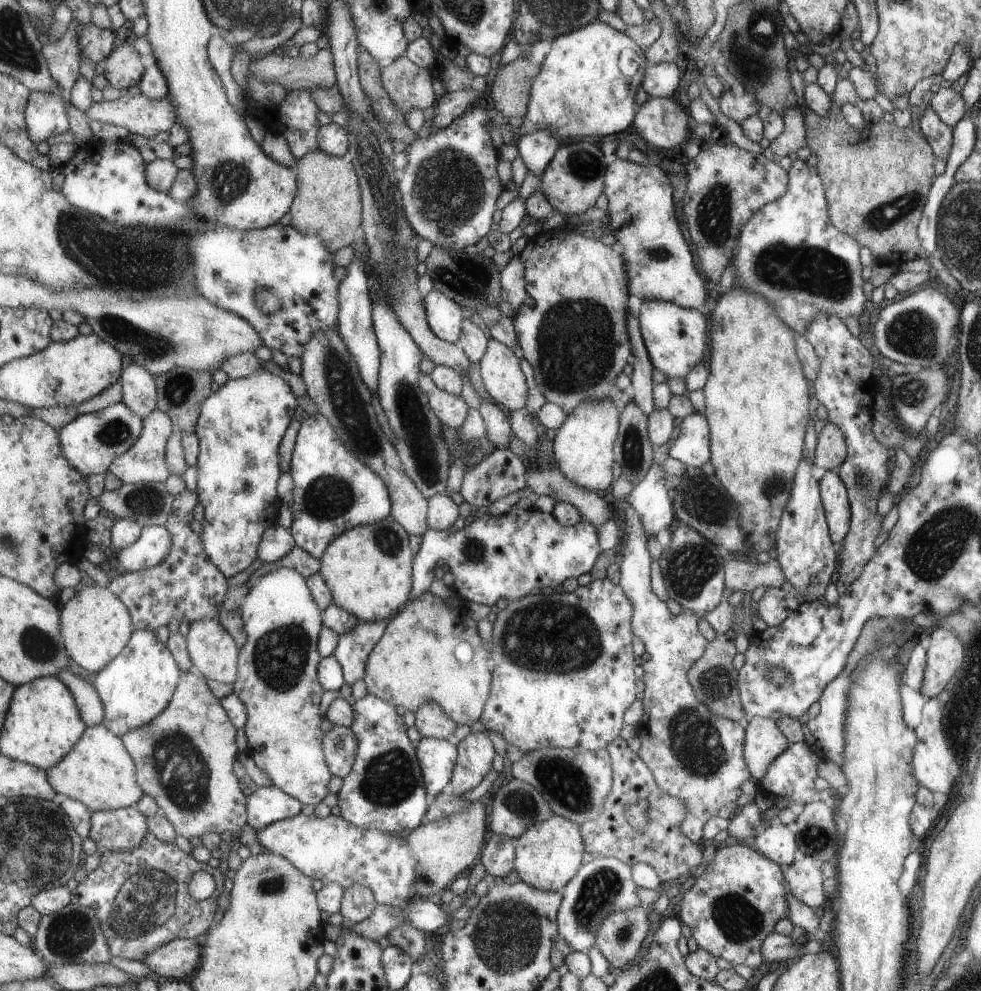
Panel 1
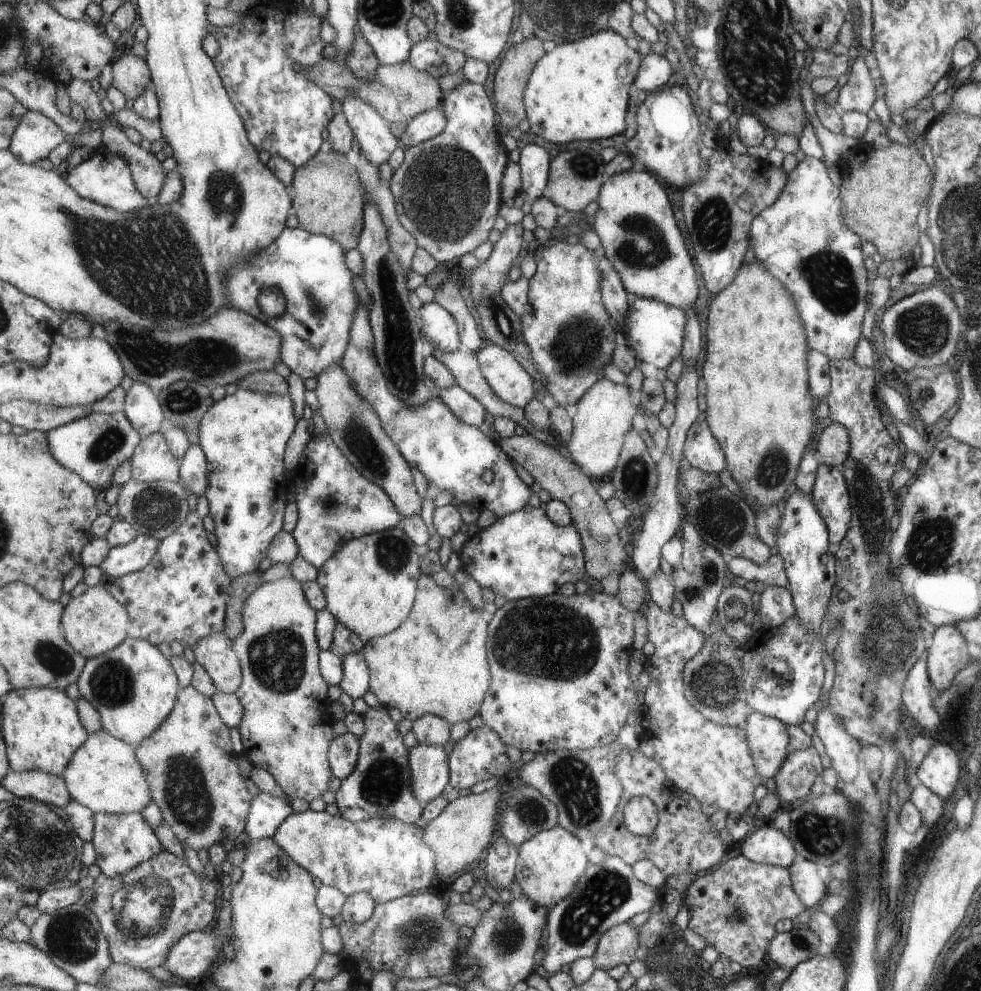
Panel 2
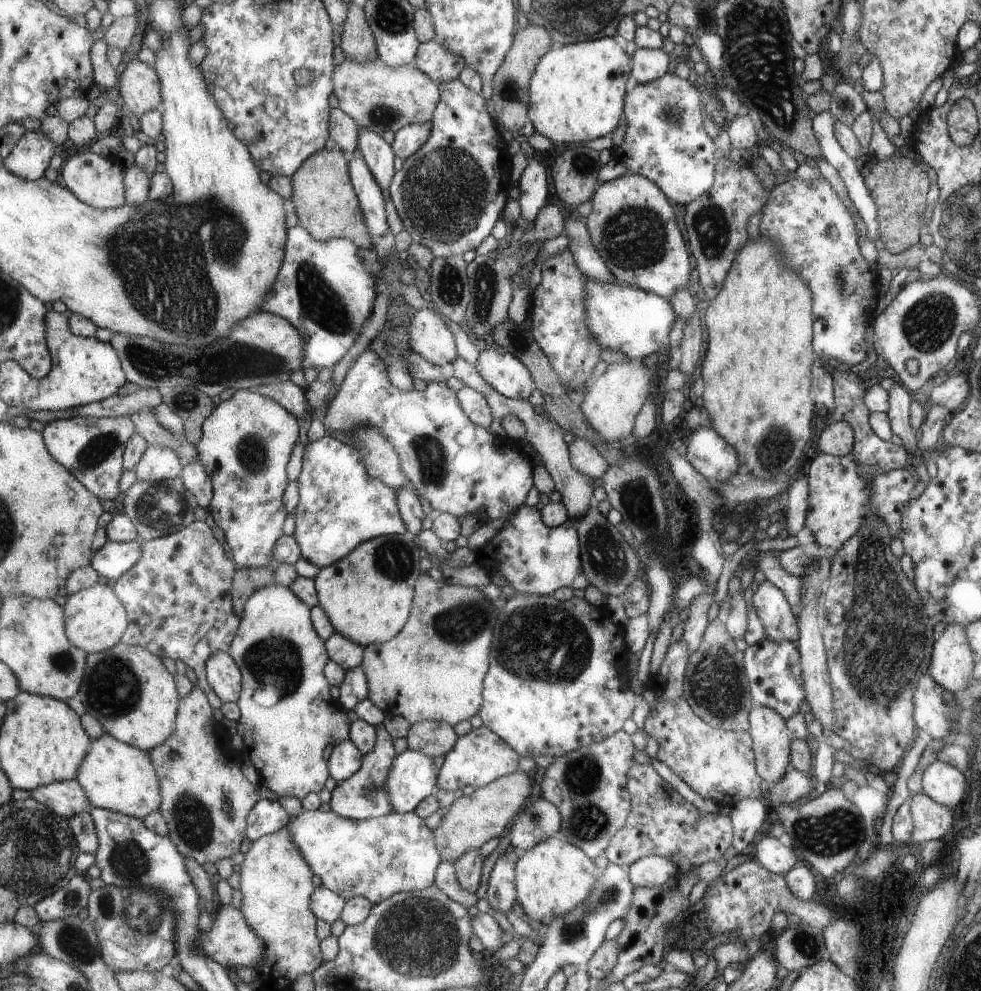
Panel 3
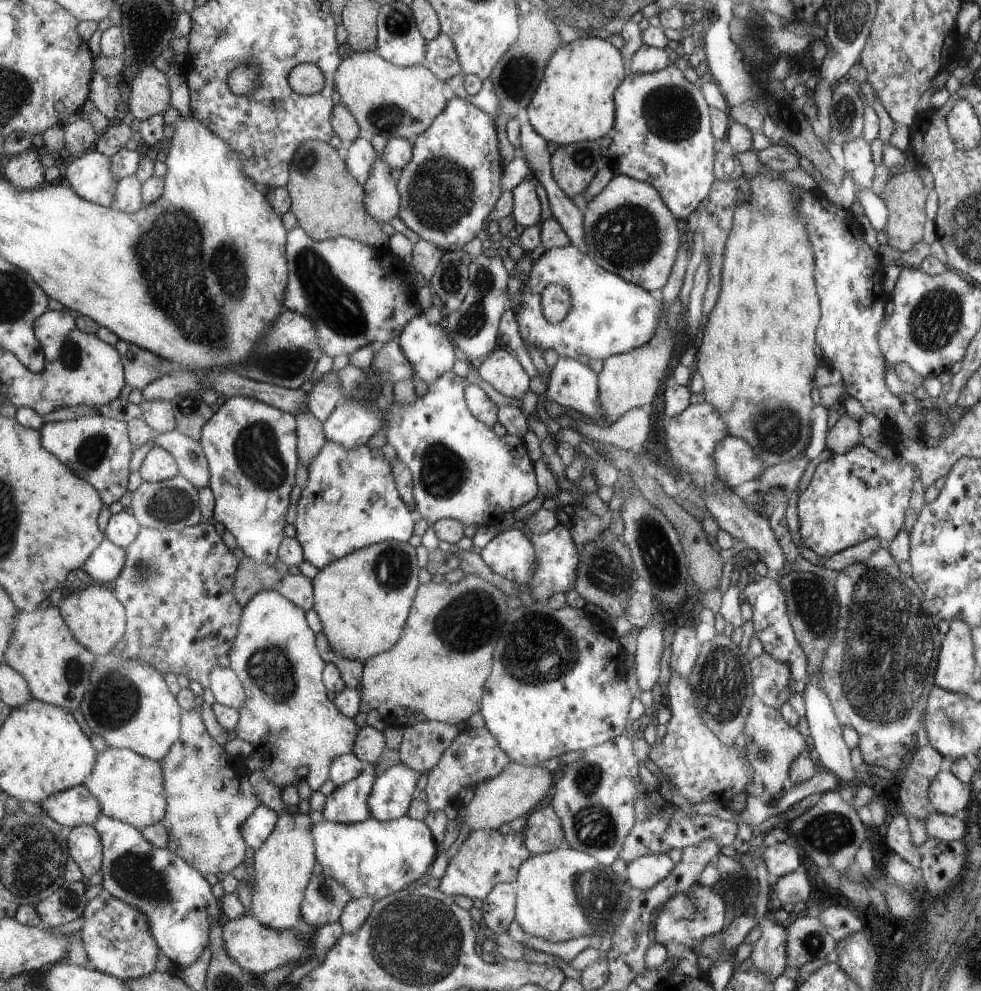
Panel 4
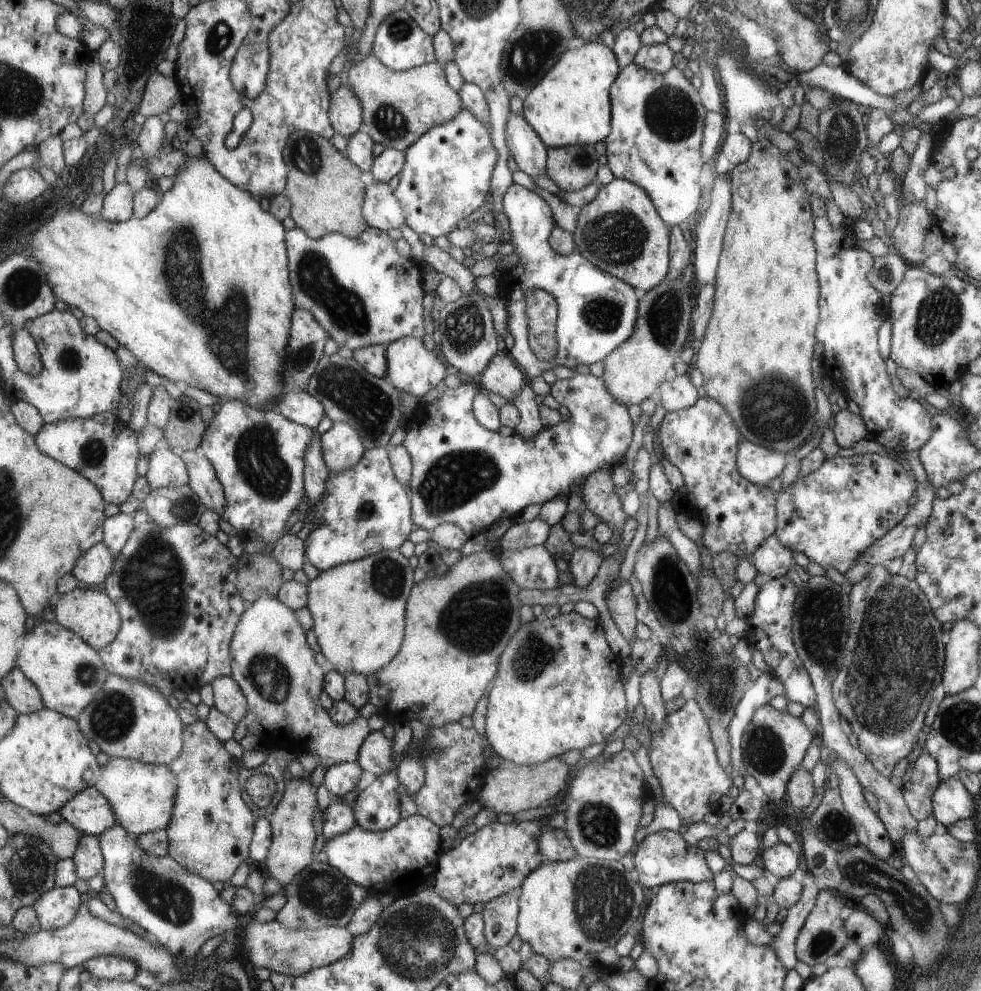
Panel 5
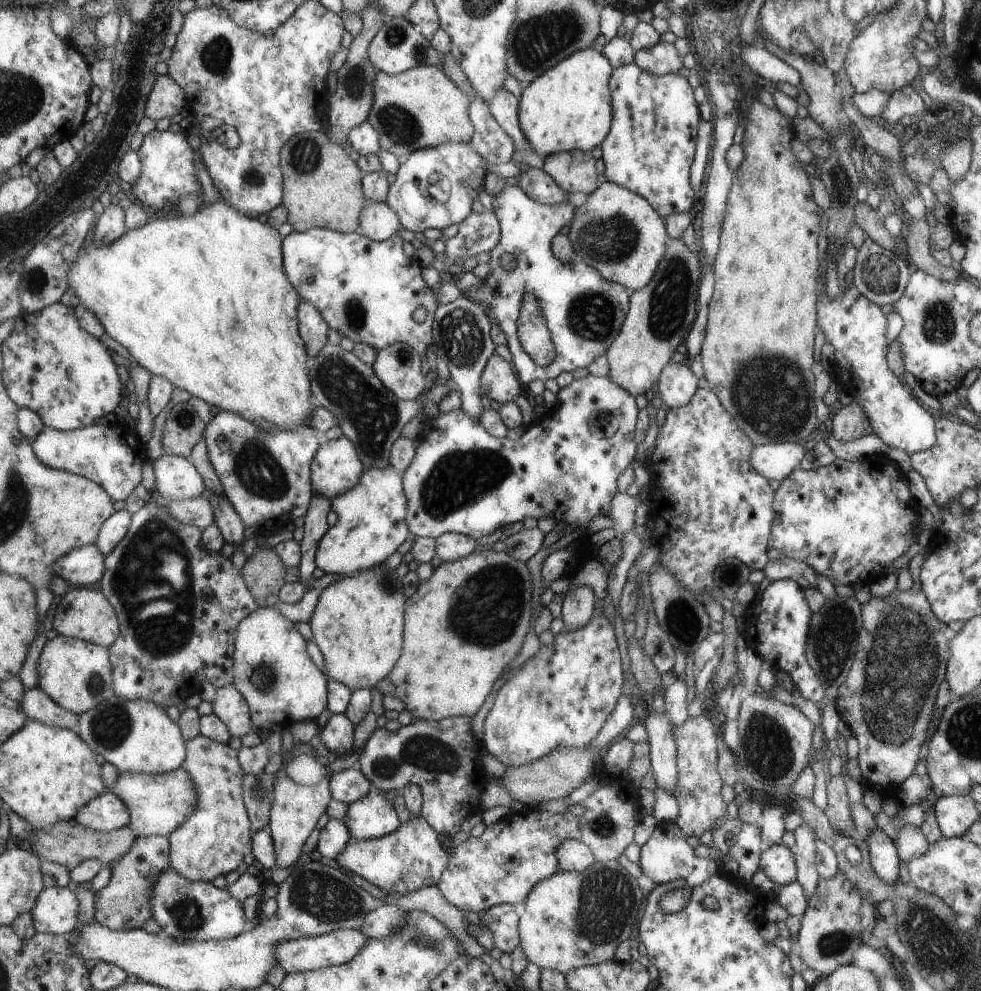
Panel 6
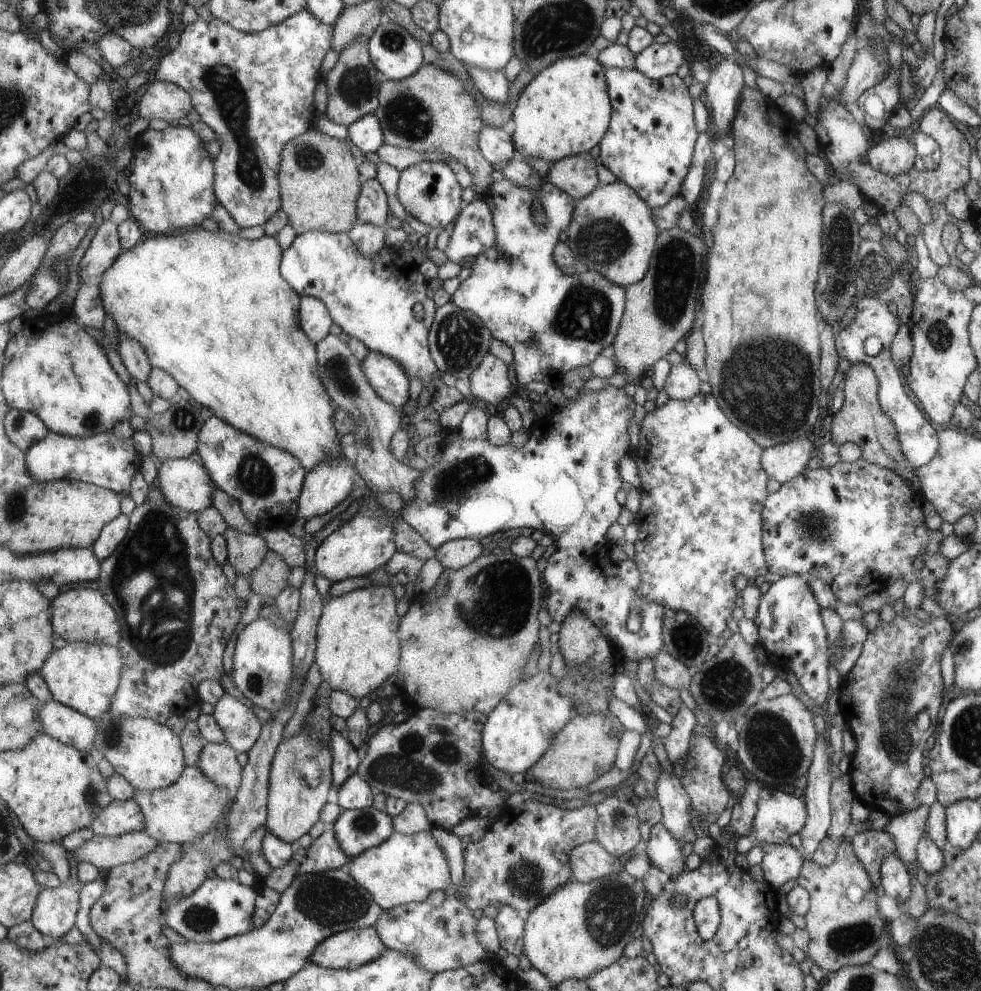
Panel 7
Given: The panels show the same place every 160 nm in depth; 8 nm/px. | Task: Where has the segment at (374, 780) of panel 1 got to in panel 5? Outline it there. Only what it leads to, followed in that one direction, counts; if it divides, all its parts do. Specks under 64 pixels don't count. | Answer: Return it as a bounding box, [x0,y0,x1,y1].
[323,797,358,844]

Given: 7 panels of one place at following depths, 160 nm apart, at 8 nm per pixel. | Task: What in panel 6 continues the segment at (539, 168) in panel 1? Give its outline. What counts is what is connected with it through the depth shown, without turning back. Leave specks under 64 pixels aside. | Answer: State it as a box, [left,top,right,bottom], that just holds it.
[461,184,630,384]

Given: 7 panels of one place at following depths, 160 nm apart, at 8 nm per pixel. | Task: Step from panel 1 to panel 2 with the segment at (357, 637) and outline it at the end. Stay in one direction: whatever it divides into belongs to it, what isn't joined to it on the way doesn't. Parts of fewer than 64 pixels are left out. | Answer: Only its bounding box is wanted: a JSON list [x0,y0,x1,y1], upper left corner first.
[339,650,370,699]

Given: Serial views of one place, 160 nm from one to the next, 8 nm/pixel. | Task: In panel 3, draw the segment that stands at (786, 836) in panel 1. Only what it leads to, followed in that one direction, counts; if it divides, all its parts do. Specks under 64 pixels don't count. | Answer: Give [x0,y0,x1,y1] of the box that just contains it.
[749,834,795,874]

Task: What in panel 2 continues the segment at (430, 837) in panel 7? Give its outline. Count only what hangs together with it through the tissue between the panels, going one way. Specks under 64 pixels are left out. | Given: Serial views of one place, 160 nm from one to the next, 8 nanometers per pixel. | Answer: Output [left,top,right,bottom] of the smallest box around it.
[274,810,436,904]

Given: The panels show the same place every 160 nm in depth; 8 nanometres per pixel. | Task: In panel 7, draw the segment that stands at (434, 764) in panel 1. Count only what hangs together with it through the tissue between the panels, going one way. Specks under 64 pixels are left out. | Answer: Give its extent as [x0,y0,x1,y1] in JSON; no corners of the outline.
[333,807,396,859]

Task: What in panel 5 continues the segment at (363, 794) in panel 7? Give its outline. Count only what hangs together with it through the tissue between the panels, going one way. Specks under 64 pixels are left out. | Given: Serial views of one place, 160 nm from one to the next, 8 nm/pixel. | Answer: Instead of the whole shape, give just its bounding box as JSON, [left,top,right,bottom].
[323,761,365,797]

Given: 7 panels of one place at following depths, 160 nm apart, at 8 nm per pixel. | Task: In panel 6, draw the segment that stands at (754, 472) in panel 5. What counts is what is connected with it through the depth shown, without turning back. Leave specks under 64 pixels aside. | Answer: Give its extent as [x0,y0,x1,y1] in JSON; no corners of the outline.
[751,442,804,482]

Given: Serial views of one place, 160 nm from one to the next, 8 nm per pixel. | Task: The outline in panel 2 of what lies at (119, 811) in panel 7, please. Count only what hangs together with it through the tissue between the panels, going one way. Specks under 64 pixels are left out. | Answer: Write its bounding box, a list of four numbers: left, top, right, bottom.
[1,768,74,809]

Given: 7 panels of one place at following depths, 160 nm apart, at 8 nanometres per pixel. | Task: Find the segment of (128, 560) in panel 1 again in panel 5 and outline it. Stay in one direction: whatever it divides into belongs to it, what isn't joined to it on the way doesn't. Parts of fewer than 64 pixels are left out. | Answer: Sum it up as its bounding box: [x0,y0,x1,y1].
[71,541,114,586]

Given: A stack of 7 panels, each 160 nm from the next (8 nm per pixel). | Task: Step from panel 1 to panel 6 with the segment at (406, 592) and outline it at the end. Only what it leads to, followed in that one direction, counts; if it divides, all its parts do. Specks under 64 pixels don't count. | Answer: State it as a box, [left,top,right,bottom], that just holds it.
[309,564,407,690]

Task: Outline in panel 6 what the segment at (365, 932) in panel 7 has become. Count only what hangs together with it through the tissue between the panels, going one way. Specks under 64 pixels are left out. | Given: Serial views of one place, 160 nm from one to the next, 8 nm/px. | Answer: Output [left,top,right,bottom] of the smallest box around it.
[273,929,370,973]

